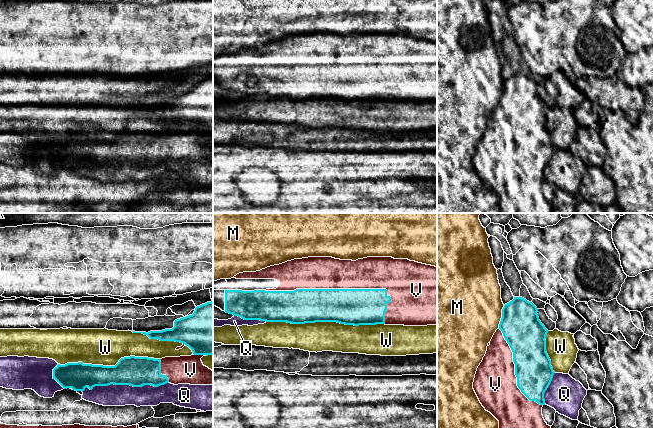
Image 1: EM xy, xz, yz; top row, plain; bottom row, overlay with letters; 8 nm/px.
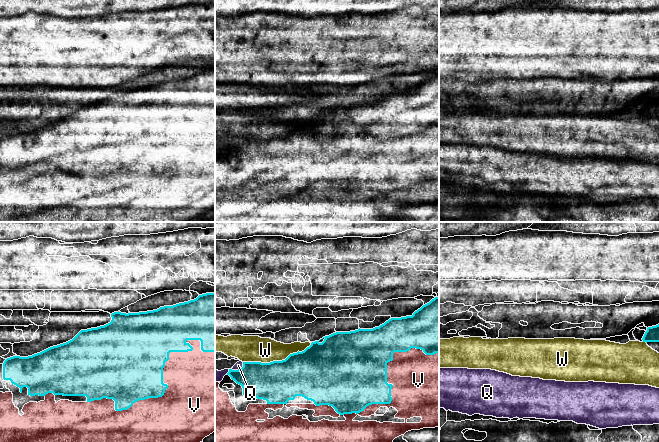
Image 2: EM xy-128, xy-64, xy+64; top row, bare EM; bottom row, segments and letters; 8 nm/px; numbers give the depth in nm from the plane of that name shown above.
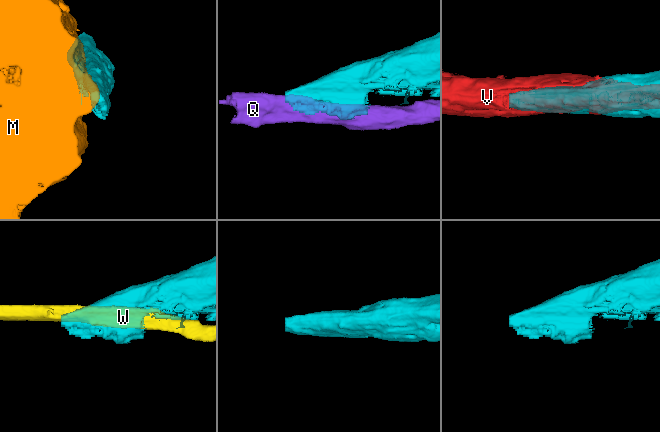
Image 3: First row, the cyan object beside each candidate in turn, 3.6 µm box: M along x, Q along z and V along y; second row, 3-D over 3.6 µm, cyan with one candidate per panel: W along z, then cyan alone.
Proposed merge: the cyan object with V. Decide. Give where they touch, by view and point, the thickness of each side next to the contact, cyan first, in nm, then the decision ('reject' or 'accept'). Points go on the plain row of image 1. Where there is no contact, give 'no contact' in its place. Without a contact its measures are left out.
meets cyan in xz at (330, 65); 280 nm thick on the cyan side, 260 nm on the other; accept

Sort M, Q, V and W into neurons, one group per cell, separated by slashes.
M / Q / V / W

